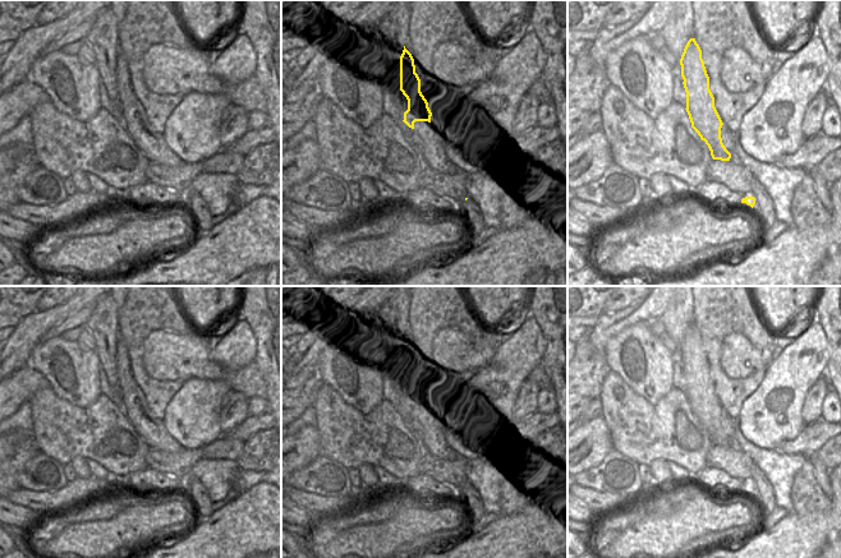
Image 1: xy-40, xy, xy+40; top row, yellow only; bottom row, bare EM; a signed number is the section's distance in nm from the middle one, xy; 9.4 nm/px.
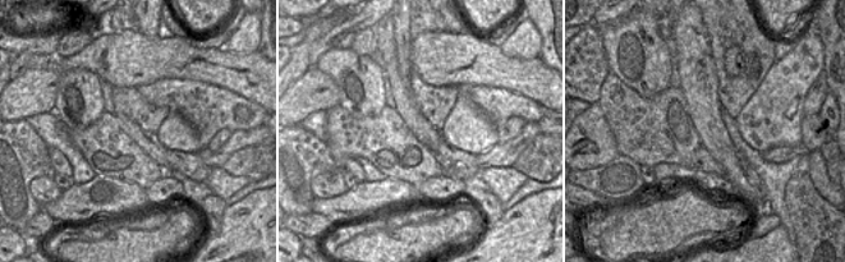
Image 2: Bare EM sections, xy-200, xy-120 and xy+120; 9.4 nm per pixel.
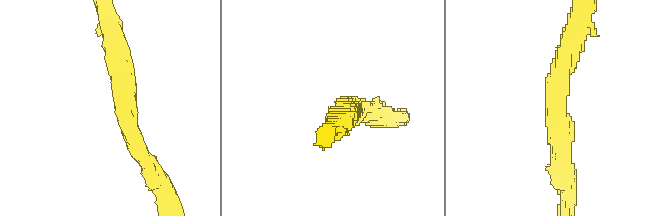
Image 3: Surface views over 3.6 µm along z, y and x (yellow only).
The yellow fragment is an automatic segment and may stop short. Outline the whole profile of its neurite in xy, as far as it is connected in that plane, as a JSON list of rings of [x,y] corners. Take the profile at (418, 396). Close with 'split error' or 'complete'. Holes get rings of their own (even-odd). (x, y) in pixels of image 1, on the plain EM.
[[[405,332],[400,342],[400,377],[408,386],[403,407],[412,415],[415,407],[431,409],[432,398],[420,378],[420,365],[415,359],[414,345]]]; complete

